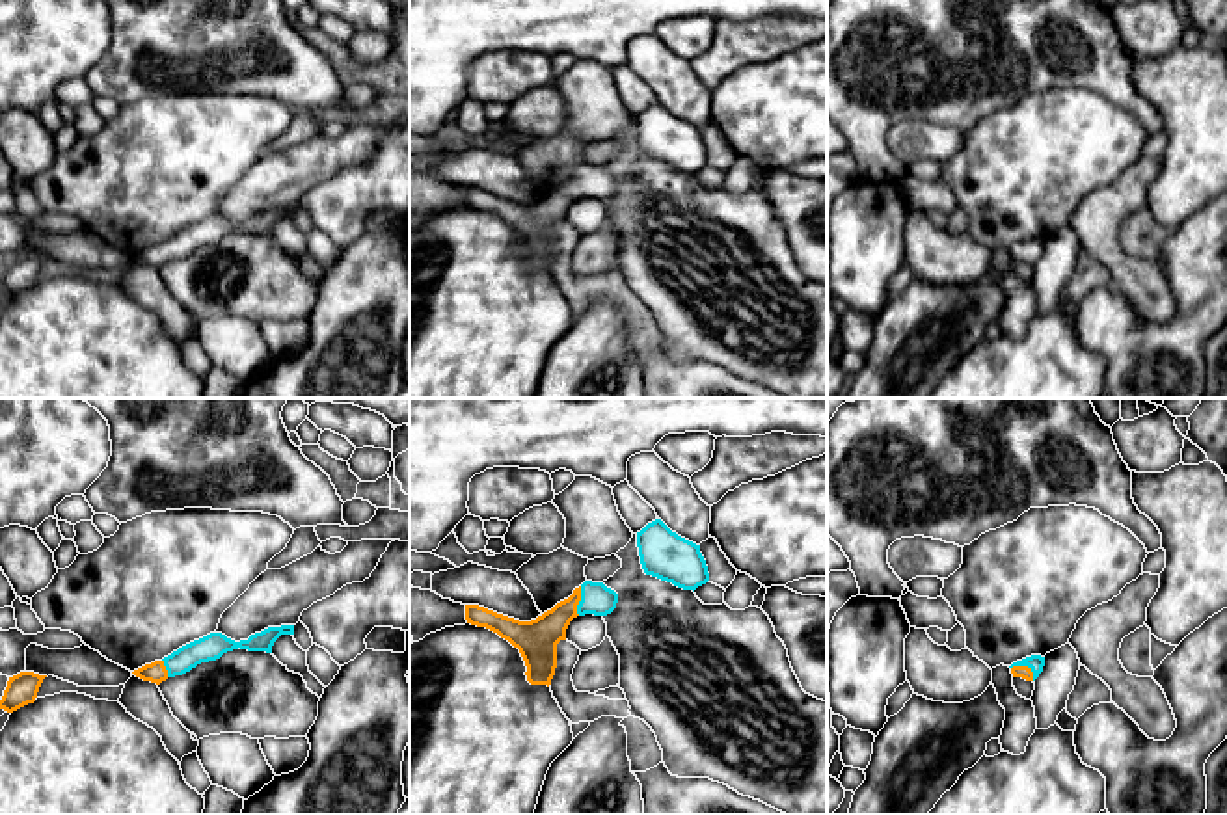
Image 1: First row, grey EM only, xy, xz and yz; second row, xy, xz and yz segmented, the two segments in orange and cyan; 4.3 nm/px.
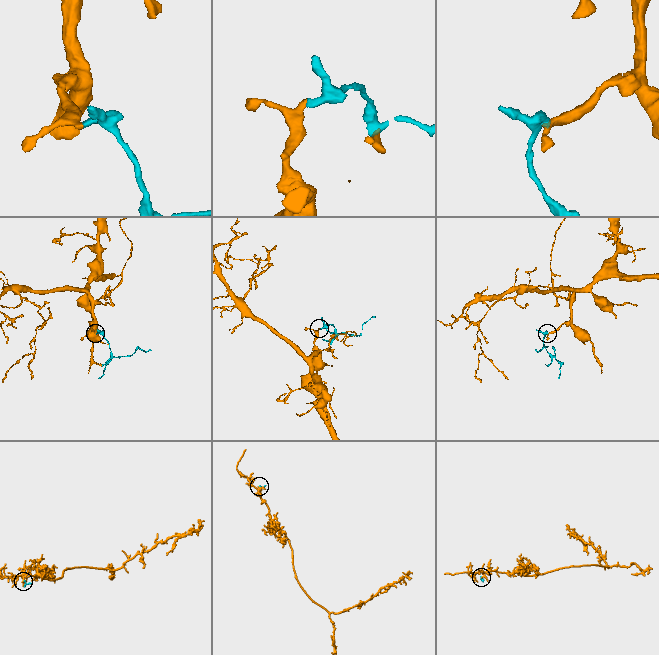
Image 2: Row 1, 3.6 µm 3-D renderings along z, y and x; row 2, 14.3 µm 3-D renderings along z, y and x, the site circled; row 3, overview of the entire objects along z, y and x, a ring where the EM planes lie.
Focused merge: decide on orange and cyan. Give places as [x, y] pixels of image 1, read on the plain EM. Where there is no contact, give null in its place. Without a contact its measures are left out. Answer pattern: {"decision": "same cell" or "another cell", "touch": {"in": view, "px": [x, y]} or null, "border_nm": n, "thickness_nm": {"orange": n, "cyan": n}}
{"decision": "same cell", "touch": {"in": "yz", "px": [1026, 250]}, "border_nm": 120, "thickness_nm": {"orange": 60, "cyan": 70}}

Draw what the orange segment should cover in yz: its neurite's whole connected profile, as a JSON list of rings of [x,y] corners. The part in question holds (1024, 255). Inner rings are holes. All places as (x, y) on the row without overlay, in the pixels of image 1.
[[[1031,238],[1022,244],[1013,246],[1009,251],[1011,251],[1013,261],[1035,264],[1039,257],[1043,255],[1043,249],[1045,249],[1045,240]]]

